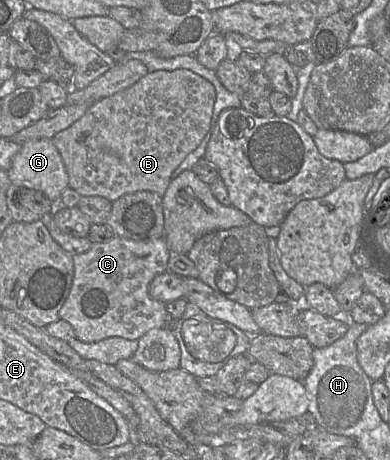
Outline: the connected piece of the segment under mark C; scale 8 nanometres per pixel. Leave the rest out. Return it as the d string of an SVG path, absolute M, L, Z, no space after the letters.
M115 235L107 242L93 243L91 248L87 252L73 255L74 266L73 281L69 295L59 311L60 319L68 322L74 328L76 337L80 341L85 343L95 343L110 337L122 337L128 340L138 340L140 337L142 337L151 329L165 327L169 320L169 314L167 311L166 304L155 299L152 299L149 296L149 284L157 275L162 274L168 270L167 265L170 254L171 252L169 251L163 237L153 240L136 241Z

